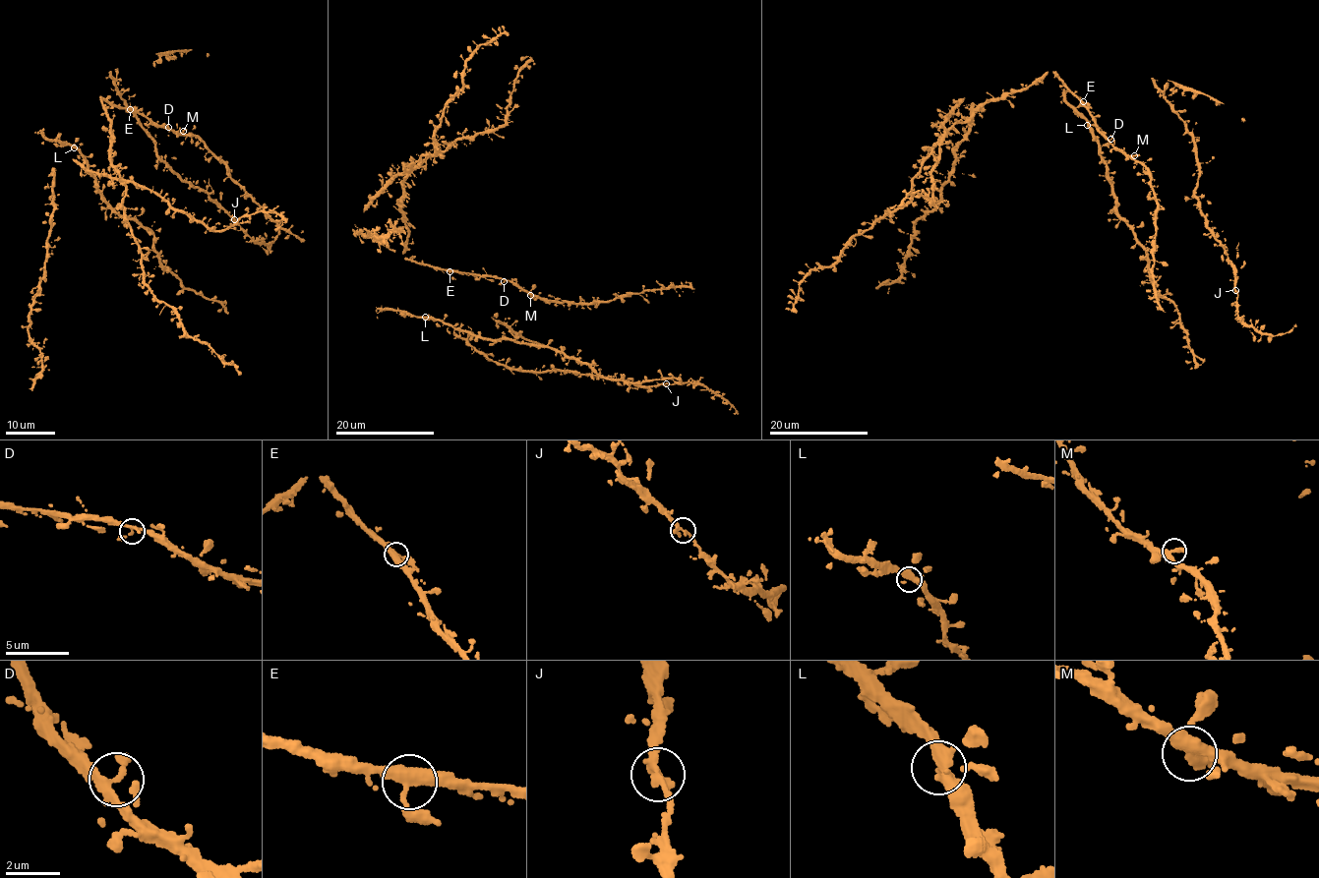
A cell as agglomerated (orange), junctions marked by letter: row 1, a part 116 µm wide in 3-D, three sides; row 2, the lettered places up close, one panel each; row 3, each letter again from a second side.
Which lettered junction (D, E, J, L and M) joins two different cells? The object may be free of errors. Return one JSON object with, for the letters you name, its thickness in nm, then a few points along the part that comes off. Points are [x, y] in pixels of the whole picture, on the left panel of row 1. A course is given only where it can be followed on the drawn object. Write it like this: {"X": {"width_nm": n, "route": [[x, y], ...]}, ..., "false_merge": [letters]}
{"false_merge": []}

